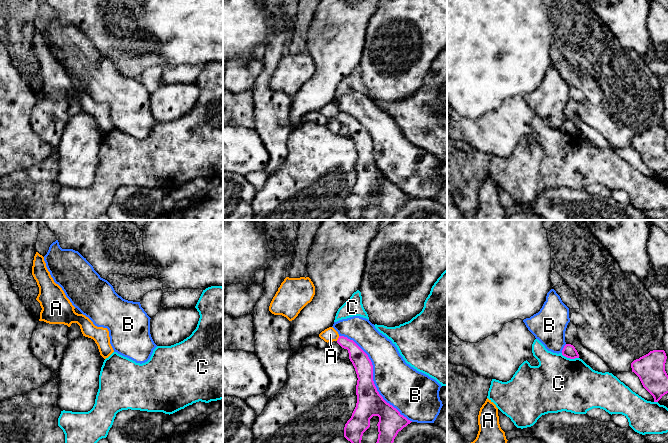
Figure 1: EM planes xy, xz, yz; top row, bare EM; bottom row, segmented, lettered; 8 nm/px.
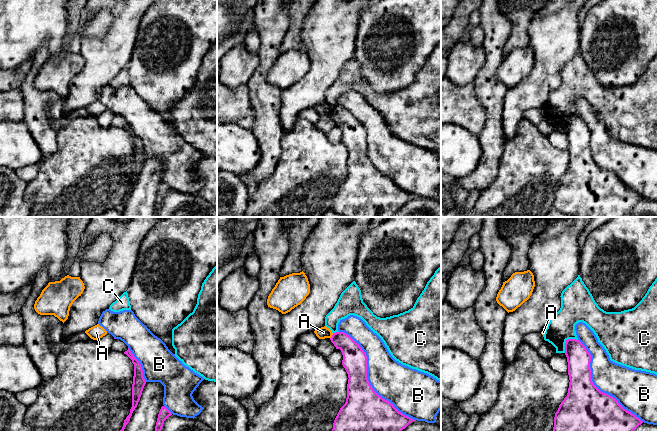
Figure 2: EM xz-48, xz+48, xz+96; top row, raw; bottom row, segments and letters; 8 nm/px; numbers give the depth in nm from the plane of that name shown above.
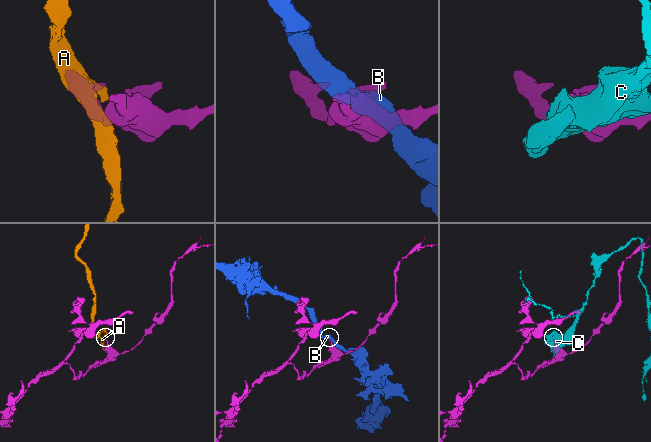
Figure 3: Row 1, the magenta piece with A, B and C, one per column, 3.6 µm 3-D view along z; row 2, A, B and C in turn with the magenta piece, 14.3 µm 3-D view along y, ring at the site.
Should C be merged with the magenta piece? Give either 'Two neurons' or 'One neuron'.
Two neurons

